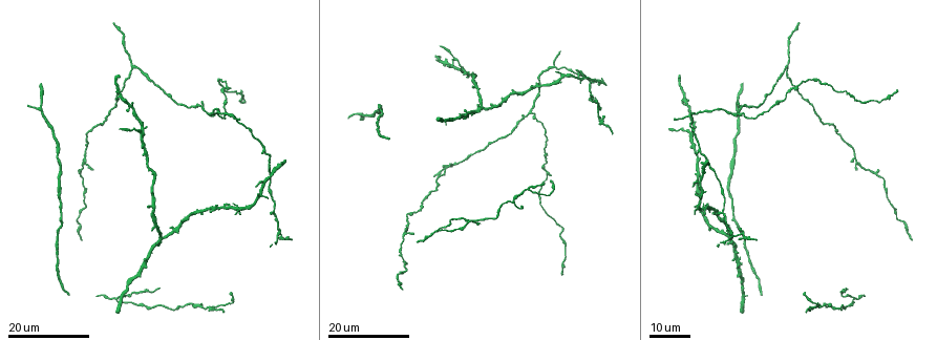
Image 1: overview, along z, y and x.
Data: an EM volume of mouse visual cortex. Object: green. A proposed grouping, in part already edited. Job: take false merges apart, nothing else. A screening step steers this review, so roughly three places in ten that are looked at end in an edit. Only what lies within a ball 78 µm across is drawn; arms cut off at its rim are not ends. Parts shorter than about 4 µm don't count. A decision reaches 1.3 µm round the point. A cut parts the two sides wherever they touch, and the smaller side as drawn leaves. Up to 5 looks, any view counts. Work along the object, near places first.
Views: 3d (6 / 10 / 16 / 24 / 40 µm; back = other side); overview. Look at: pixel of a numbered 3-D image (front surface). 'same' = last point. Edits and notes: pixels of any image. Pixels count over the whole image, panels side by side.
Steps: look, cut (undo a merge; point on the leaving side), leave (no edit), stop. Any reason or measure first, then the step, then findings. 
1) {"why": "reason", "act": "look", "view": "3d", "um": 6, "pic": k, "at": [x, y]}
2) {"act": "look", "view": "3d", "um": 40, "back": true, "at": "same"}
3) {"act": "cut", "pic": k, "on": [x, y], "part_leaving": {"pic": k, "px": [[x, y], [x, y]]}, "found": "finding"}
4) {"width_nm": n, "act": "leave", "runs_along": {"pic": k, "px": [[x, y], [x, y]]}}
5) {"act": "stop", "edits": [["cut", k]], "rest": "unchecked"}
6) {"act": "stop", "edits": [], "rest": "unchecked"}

{"why": "arms part here", "act": "look", "view": "3d", "um": 16, "pic": 1, "at": [130, 68]}

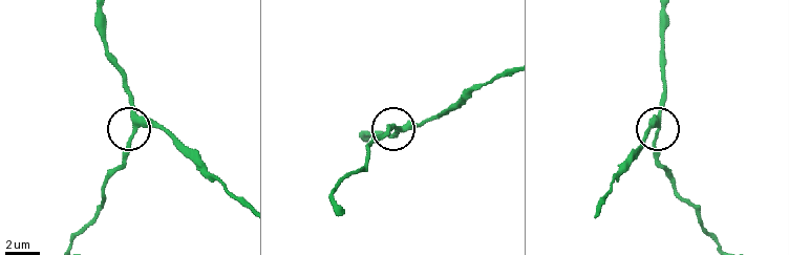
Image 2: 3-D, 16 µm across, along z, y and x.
{"act": "look", "view": "3d", "um": 6, "pic": 2, "at": [134, 131]}

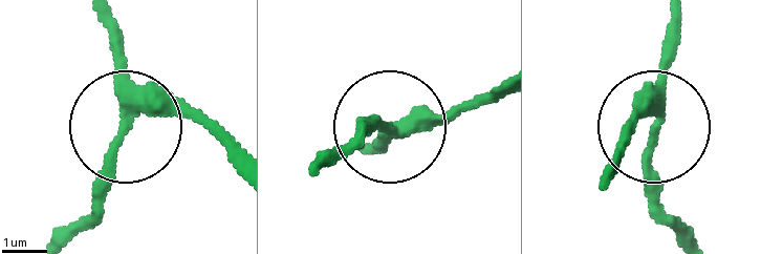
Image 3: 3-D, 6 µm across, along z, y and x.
{"act": "look", "view": "3d", "um": 6, "back": true, "pic": 3, "at": [387, 131]}

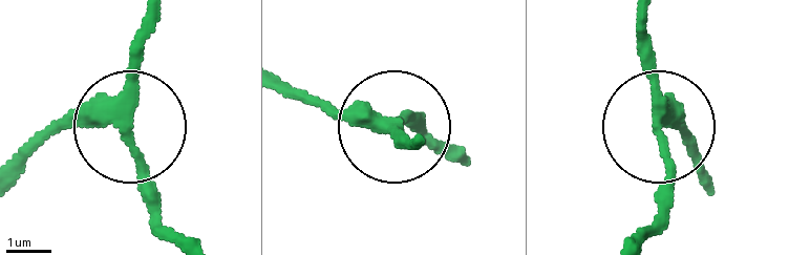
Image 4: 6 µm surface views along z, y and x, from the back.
{"width_nm": 270, "act": "leave", "runs_along": {"pic": 4, "px": [[21, 169], [66, 127], [130, 120], [142, 22]]}, "found": "continuous, no second neuron"}

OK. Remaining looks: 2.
{"why": "four arms meet", "act": "look", "view": "3d", "um": 24, "pic": 1, "at": [142, 134]}

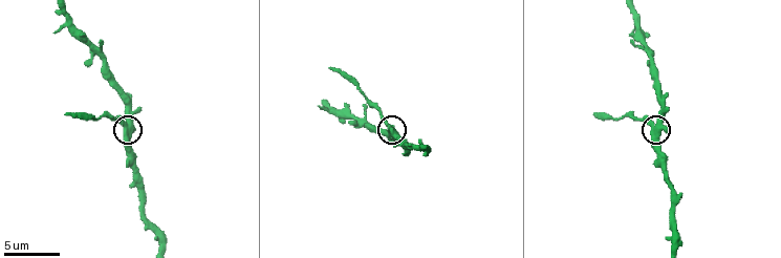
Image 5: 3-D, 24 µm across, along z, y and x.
{"why": "closer look", "act": "look", "view": "3d", "um": 10, "pic": 5, "at": [657, 123]}

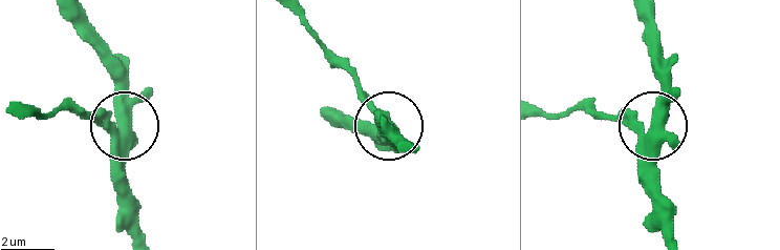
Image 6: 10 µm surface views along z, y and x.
{"arms": 4, "act": "leave", "runs_along": {"pic": 6, "px": [[407, 147], [334, 61]]}, "found": "all the same neuron"}

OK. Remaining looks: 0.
{"act": "stop", "edits": [], "rest": "unchecked"}

